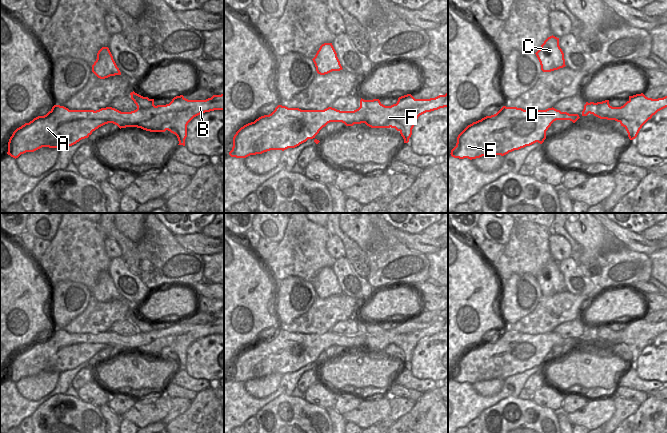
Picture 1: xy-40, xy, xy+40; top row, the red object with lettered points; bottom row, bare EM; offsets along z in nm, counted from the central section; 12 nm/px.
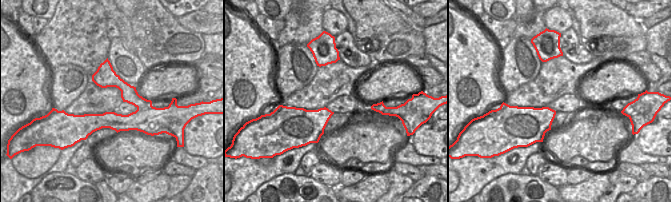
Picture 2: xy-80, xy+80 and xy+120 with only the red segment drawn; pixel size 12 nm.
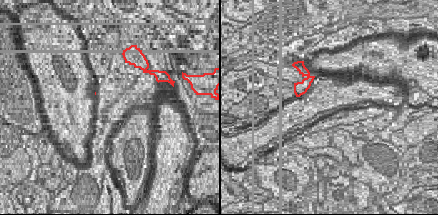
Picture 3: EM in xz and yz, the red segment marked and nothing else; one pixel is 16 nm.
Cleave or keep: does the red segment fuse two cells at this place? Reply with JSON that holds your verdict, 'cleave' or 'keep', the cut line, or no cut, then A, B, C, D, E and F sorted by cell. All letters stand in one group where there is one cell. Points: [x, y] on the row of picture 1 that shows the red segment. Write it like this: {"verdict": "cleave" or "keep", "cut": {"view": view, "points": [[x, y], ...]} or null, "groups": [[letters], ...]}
{"verdict": "cleave", "cut": {"view": "xy-40", "points": [[142, 96], [137, 108]]}, "groups": [["A", "B", "D", "E", "F"], ["C"]]}

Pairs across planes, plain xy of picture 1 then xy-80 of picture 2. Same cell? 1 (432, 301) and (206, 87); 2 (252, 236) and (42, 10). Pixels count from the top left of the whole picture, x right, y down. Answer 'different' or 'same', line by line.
1: same
2: different

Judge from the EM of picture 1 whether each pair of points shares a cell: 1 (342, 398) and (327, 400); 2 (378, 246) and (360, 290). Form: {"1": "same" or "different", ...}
{"1": "different", "2": "different"}

